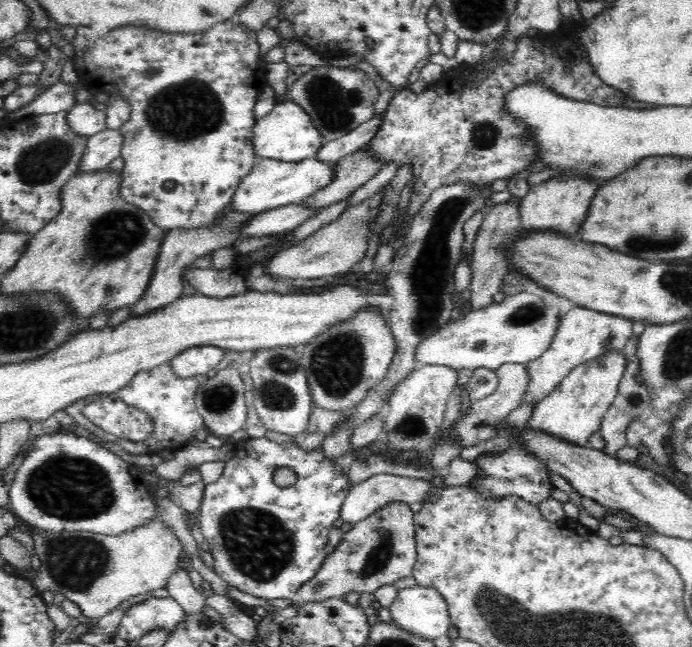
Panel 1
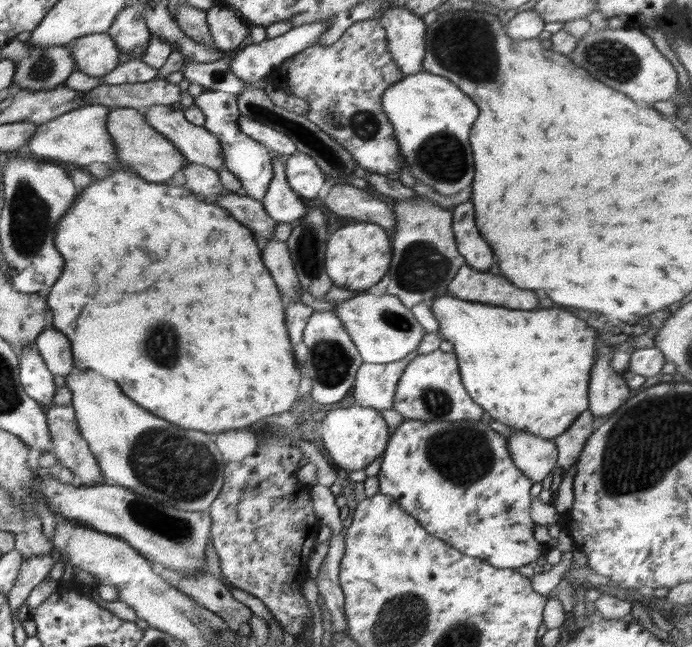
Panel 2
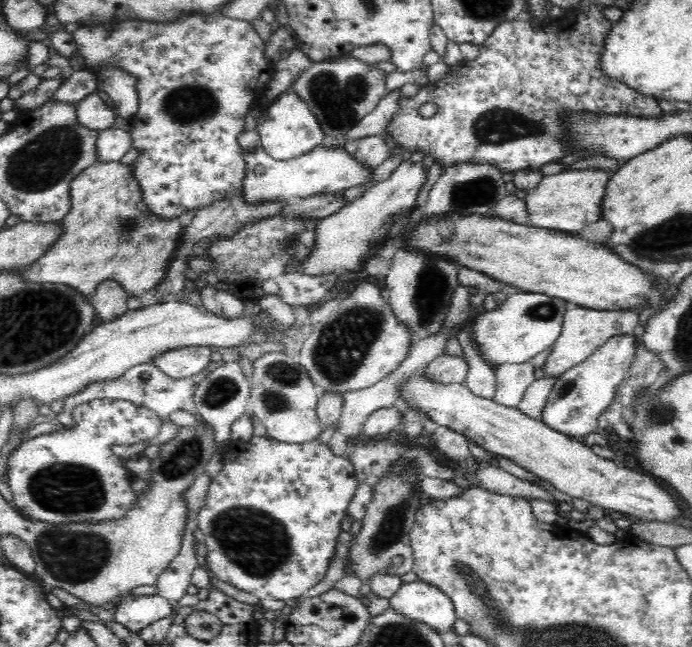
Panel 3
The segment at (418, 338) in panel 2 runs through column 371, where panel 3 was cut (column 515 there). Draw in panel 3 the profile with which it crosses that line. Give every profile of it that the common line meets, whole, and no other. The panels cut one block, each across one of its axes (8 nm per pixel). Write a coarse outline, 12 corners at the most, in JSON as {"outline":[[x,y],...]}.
{"outline":[[527,291],[474,318],[494,368],[556,343],[569,303]]}

